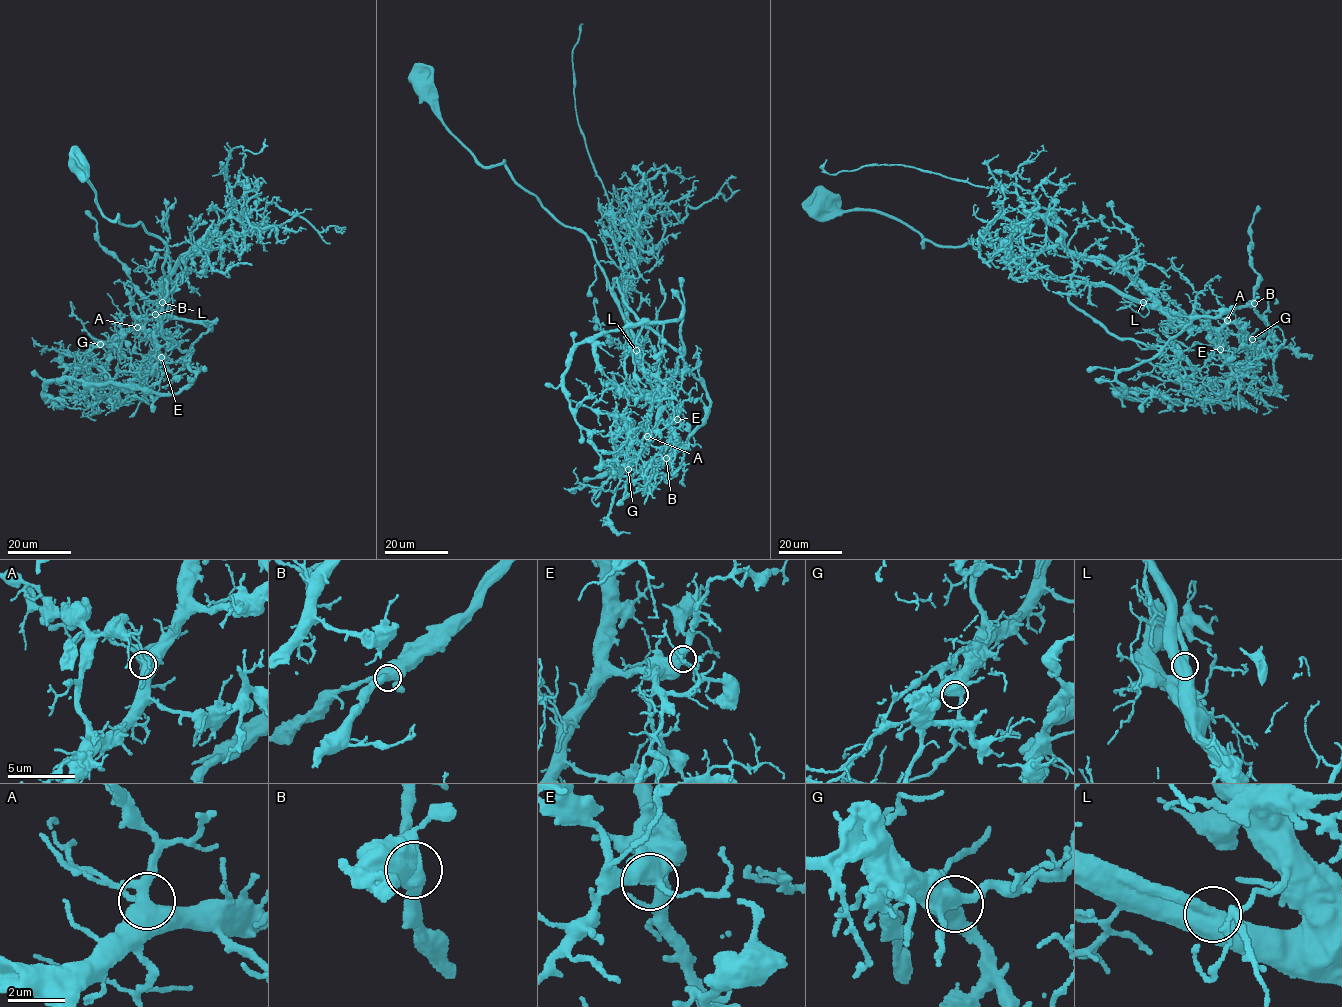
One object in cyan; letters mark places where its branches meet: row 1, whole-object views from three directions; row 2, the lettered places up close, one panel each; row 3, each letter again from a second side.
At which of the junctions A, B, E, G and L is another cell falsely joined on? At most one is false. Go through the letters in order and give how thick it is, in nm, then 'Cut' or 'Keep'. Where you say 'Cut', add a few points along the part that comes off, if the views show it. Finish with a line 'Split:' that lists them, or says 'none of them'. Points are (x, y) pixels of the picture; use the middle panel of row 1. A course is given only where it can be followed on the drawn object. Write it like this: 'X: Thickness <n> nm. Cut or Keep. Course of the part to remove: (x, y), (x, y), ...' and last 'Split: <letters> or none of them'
A: Thickness 480 nm. Keep
B: Thickness 480 nm. Keep
E: Thickness 440 nm. Keep
G: Thickness 480 nm. Keep
L: Thickness 500 nm. Keep
Split: none of them

